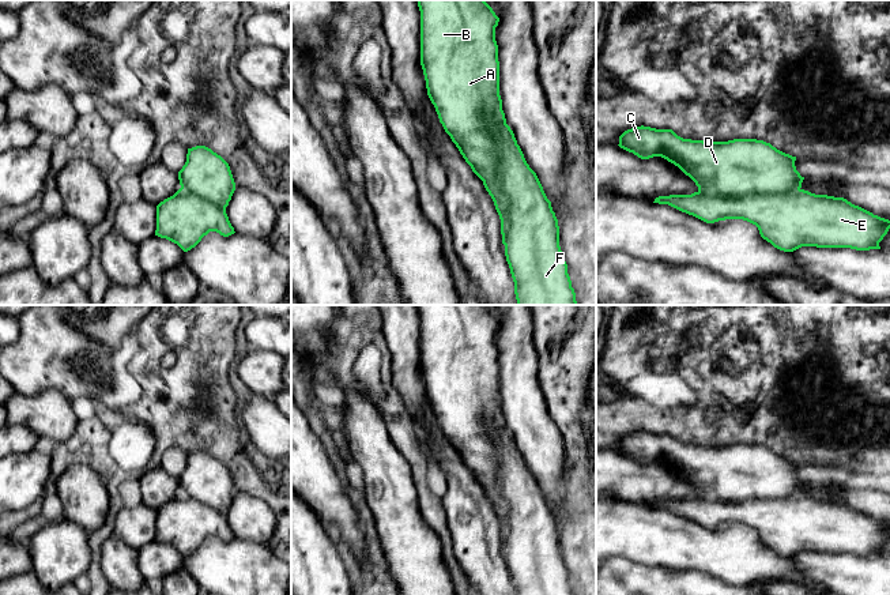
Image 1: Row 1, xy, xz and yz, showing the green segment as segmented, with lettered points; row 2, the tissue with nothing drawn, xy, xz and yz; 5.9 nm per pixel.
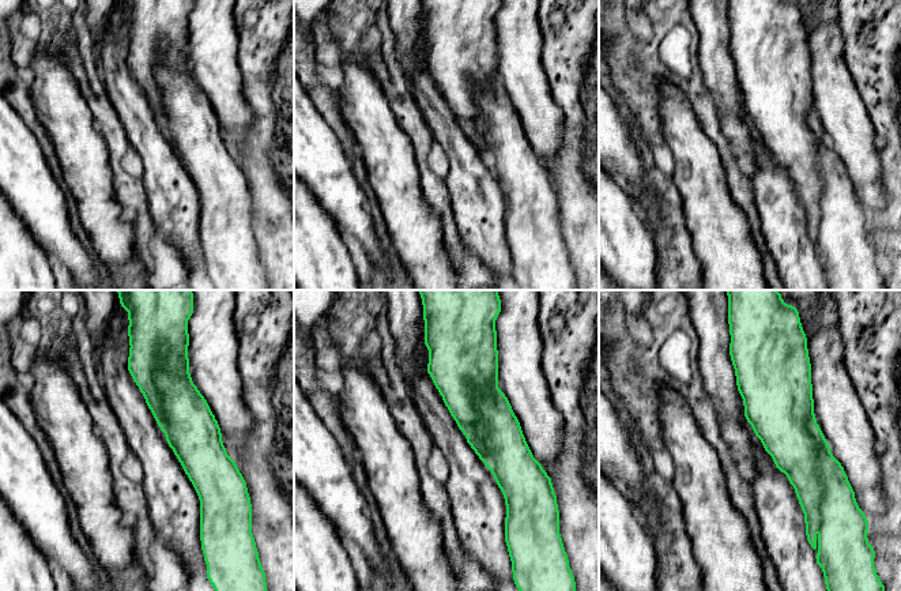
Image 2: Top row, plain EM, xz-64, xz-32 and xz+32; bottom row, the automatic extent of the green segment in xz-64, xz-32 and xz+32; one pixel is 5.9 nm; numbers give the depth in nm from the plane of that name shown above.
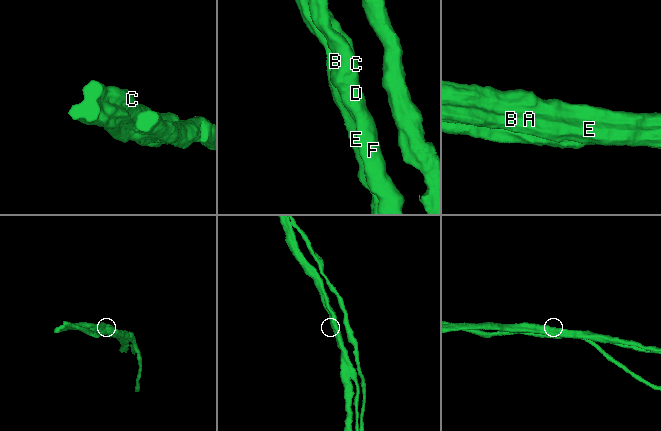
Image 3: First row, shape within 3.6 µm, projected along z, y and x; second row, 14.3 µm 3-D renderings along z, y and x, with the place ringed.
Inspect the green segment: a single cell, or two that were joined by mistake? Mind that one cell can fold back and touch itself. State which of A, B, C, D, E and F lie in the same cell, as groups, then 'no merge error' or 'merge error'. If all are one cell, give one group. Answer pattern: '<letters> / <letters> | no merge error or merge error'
A B E / C D F | merge error

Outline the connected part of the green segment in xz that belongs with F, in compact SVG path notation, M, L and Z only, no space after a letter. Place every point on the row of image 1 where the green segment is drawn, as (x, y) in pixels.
M504 110L495 114L489 132L497 146L501 188L509 203L509 230L502 244L514 282L517 305L577 305L559 246L558 219L536 173L527 163L513 131L506 124Z

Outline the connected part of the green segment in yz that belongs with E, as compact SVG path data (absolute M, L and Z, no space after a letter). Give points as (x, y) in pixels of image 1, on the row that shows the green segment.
M795 189L777 195L747 195L740 197L710 196L701 191L691 195L659 196L653 203L668 204L706 223L743 219L755 225L763 240L784 252L802 246L880 249L879 242L890 229L890 221L852 204L844 197L815 195Z

